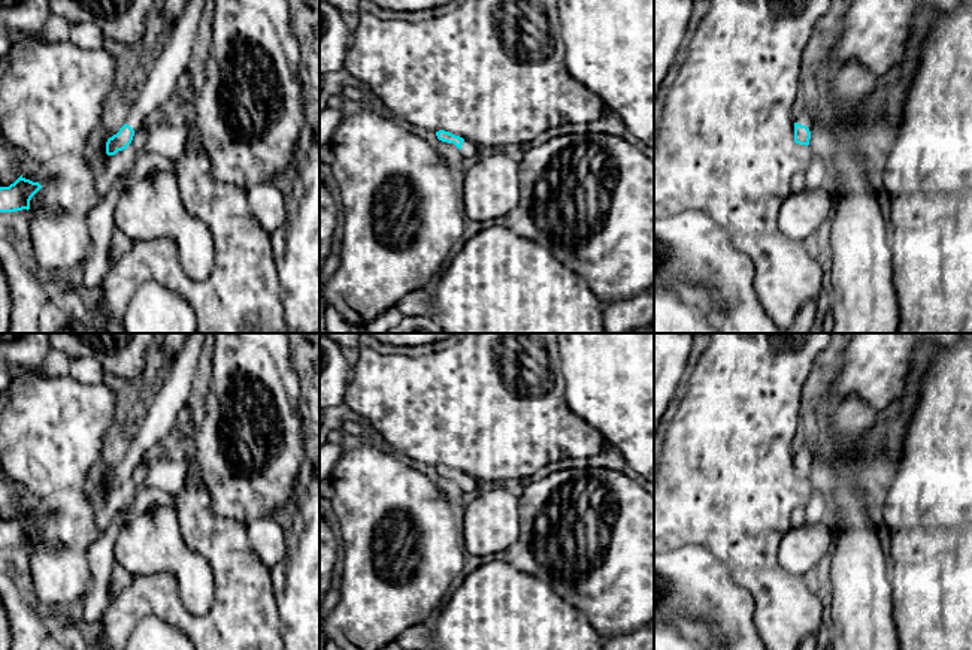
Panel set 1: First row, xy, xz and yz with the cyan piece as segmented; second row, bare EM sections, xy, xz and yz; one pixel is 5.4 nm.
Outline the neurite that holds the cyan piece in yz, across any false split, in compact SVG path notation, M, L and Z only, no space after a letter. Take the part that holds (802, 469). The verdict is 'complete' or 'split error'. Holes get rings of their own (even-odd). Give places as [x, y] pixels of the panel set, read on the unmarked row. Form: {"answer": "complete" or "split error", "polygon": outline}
{"answer": "split error", "polygon": "M808 447L796 453L796 457L794 457L794 477L796 478L806 480L806 481L809 480L811 459L812 459L812 451Z"}

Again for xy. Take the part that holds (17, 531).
{"answer": "complete", "polygon": "M22 510L9 521L0 521L0 547L30 544L31 532L42 523L39 517Z"}

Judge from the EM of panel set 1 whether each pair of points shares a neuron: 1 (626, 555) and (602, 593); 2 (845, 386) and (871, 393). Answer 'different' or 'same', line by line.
1: same
2: same

